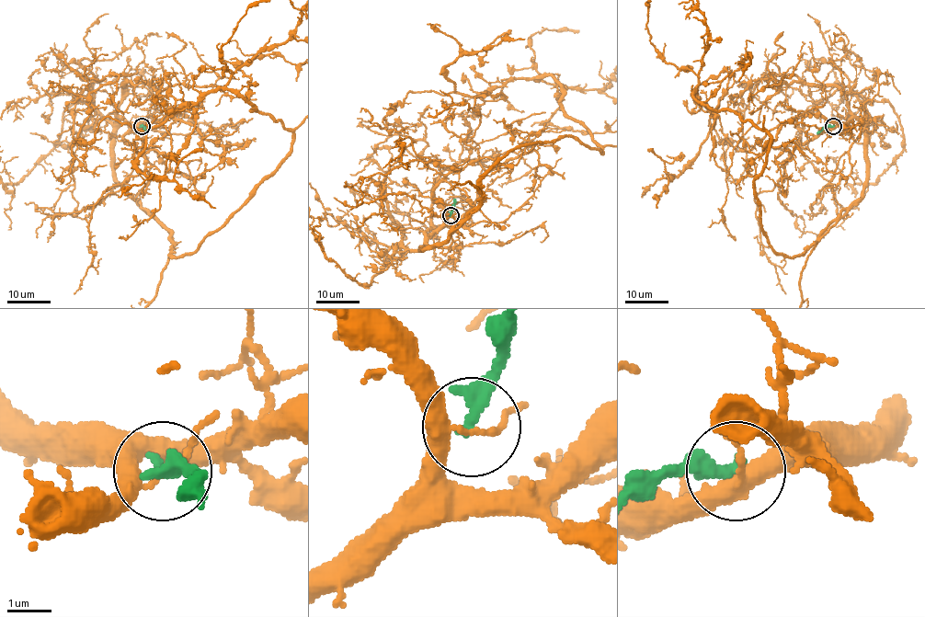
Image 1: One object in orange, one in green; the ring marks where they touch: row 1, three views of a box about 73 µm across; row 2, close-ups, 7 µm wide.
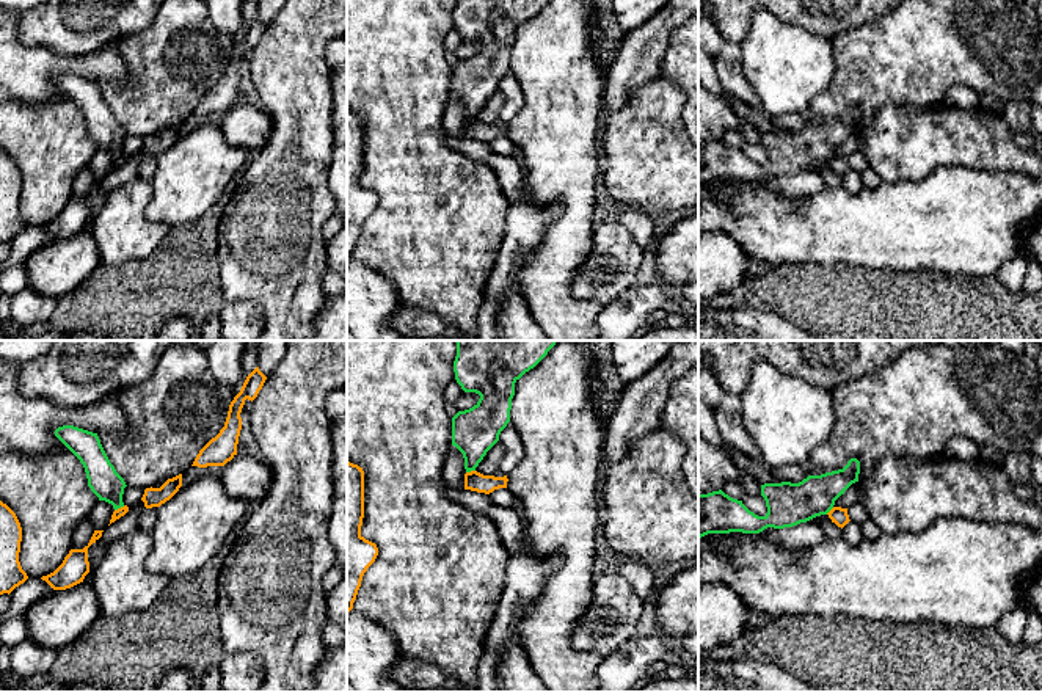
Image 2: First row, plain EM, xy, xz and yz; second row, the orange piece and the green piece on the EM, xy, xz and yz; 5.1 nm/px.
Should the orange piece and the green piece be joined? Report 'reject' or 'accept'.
reject

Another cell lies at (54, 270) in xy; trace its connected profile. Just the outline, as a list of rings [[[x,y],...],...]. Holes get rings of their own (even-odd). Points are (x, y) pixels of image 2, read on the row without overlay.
[[[91,231],[53,239],[25,259],[28,287],[55,300],[75,290],[97,265],[100,254]]]

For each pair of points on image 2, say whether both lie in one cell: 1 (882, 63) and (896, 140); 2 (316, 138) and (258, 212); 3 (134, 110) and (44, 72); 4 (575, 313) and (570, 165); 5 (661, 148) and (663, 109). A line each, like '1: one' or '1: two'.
1: two
2: one
3: two
4: one
5: one

